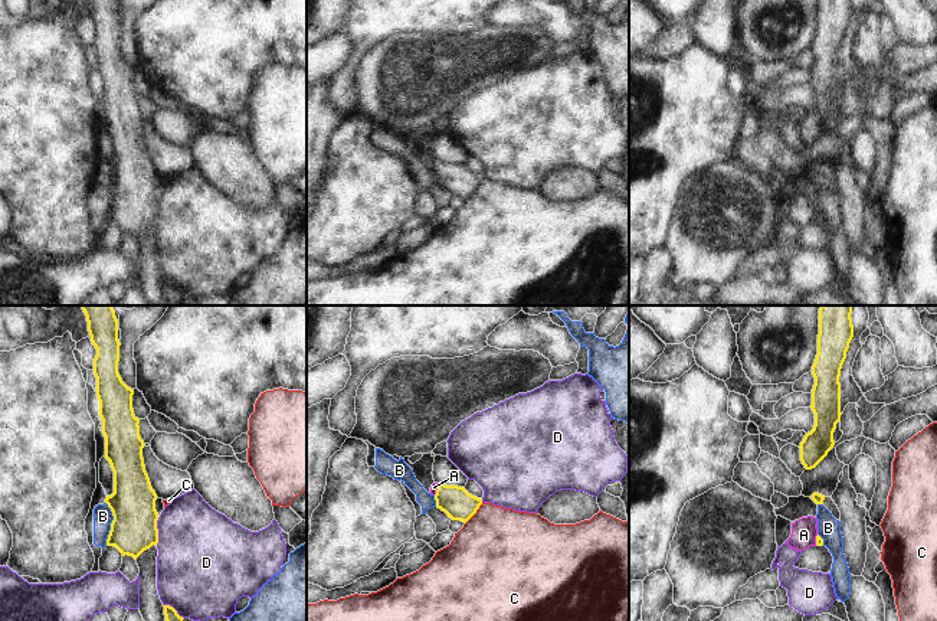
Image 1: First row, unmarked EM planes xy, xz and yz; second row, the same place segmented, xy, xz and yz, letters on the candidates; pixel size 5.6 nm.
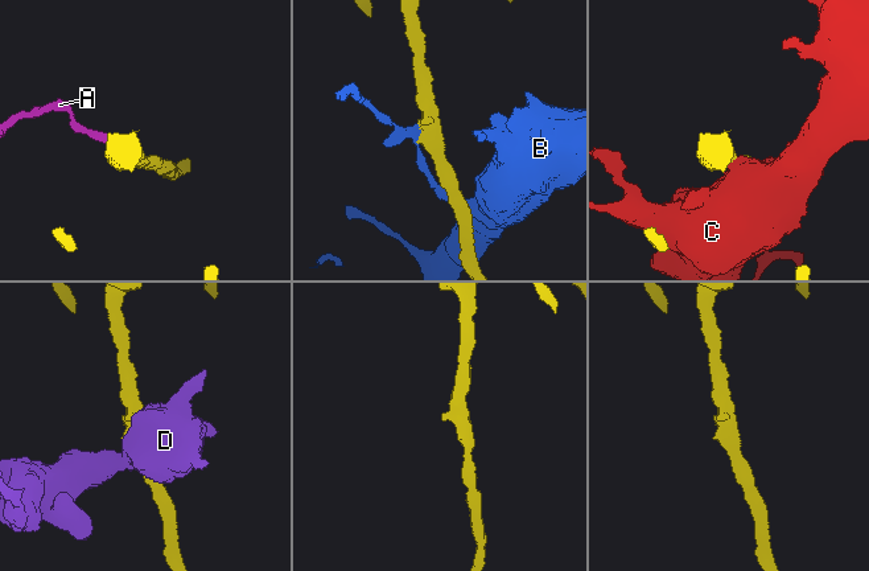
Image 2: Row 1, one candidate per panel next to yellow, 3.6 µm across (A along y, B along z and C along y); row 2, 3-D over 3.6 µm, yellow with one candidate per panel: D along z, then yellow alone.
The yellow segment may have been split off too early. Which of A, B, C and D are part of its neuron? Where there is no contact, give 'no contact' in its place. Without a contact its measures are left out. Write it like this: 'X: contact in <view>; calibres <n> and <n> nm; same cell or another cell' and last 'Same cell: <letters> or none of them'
A: contact in xz; calibres 170 and 40 nm; same cell
B: contact in xy; calibres 260 and 110 nm; another cell
C: contact in xz; calibres 170 and 480 nm; another cell
D: contact in xy; calibres 260 and 460 nm; another cell
Same cell: A

